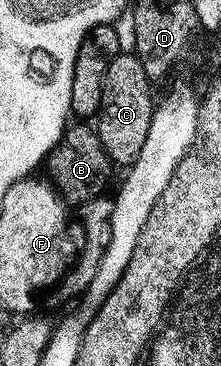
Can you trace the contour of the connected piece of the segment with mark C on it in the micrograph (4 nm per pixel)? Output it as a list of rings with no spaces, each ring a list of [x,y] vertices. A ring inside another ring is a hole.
[[[120,55],[111,61],[103,83],[101,111],[95,118],[95,128],[114,166],[131,167],[139,155],[143,155],[143,143],[147,143],[147,135],[151,135],[155,112],[153,91],[155,85],[149,81],[143,63],[136,55]]]

